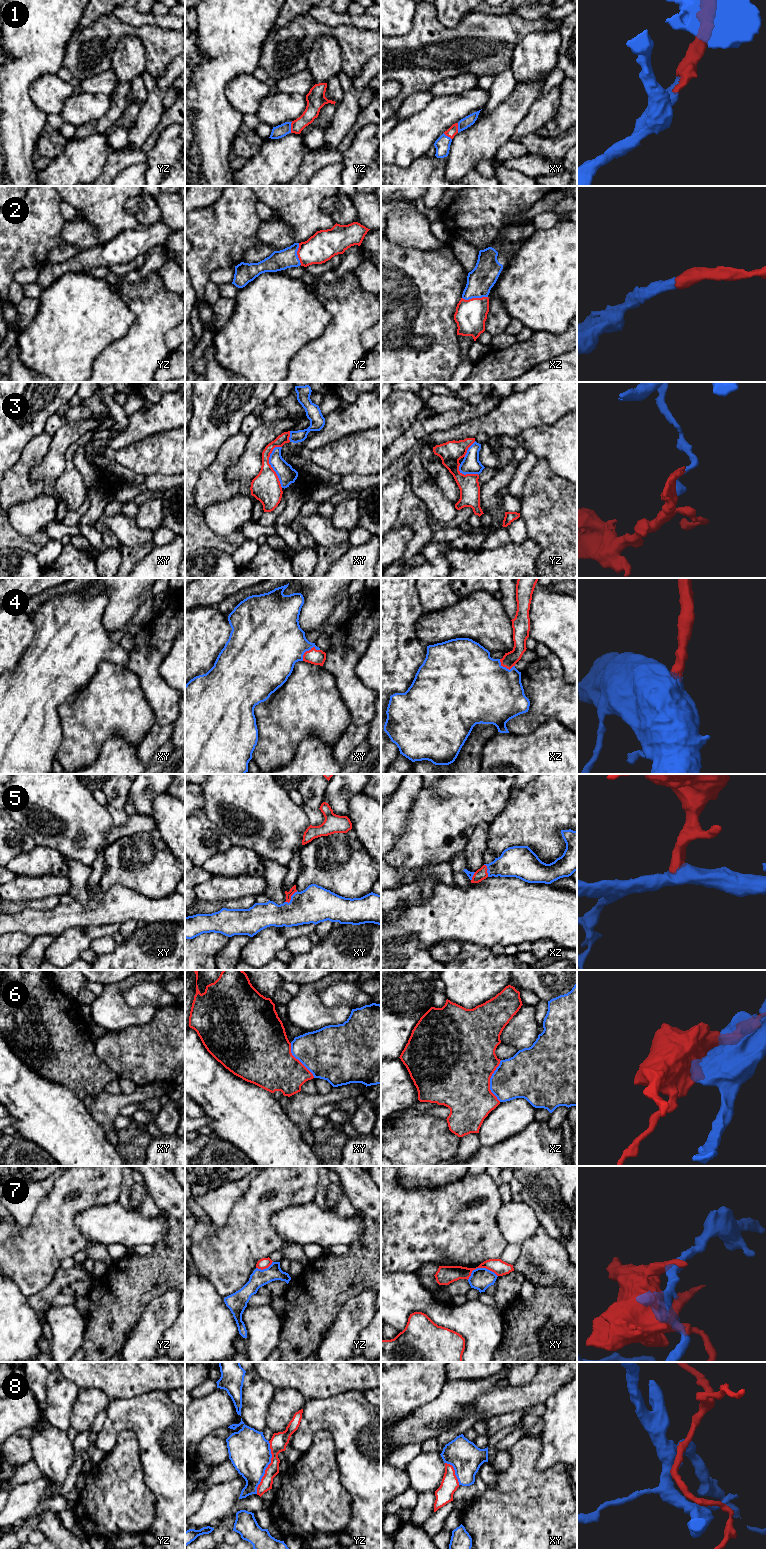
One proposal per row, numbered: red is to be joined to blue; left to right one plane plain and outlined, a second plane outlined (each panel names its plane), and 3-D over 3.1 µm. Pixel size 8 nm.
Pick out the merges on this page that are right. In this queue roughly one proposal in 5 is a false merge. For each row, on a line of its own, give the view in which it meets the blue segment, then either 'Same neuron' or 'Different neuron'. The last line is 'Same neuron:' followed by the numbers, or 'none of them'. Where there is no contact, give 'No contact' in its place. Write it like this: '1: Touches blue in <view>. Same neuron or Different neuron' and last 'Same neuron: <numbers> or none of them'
1: Touches blue in yz. Same neuron
2: Touches blue in xz. Same neuron
3: Touches blue in xy. Different neuron
4: Touches blue in xy. Same neuron
5: Touches blue in xy. Same neuron
6: Touches blue in xz. Same neuron
7: Touches blue in xy. Different neuron
8: Touches blue in yz. Different neuron
Same neuron: 1, 2, 4, 5, 6

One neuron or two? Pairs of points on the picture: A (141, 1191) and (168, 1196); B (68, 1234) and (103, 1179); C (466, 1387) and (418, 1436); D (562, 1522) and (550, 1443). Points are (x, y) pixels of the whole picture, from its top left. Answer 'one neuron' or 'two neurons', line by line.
A: two neurons
B: one neuron
C: one neuron
D: two neurons

